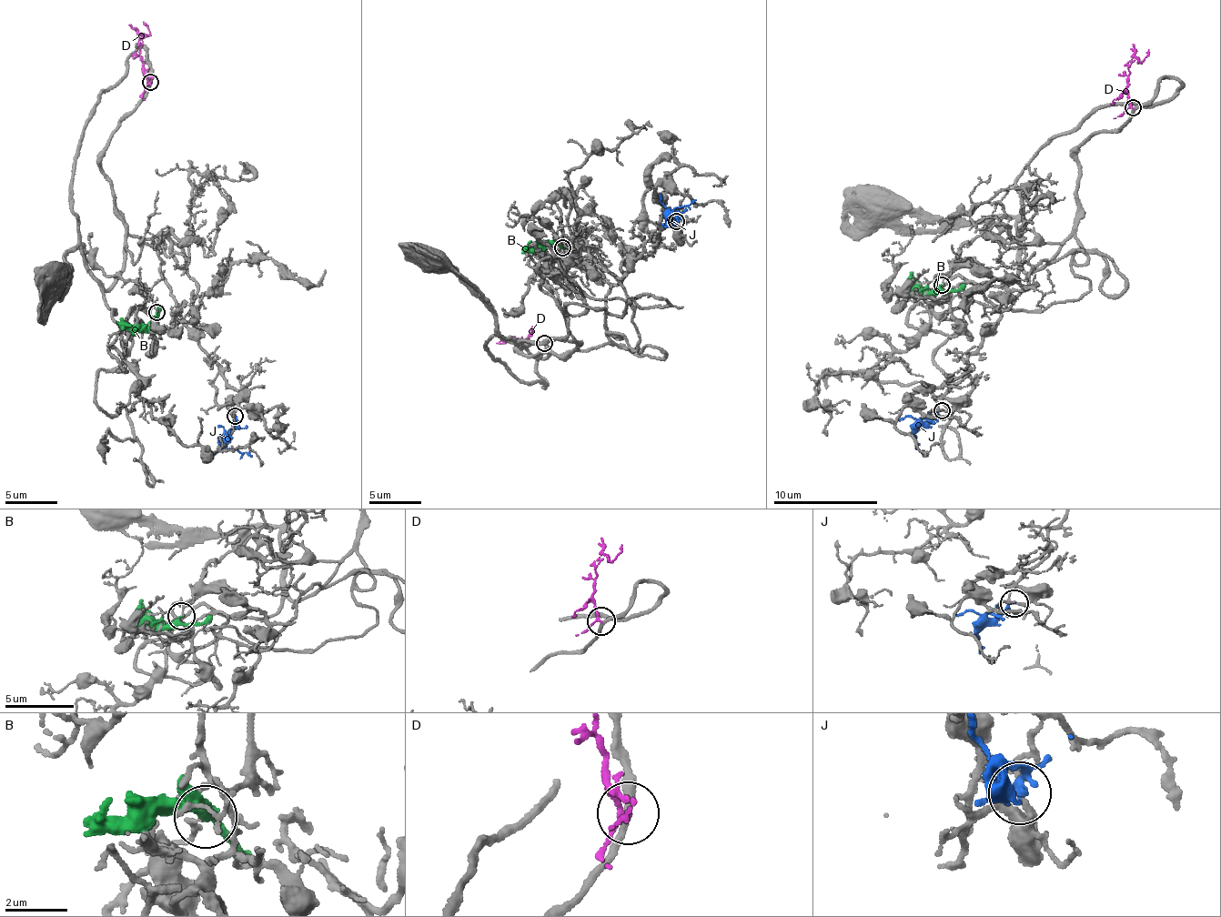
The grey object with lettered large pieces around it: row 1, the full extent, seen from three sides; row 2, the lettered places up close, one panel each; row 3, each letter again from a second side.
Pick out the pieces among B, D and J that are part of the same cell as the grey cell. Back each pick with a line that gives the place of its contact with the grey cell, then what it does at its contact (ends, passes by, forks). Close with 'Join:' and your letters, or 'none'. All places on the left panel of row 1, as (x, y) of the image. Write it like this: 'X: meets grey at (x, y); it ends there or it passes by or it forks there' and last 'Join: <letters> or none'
J: meets grey at (235, 416); it passes by
Join: J

